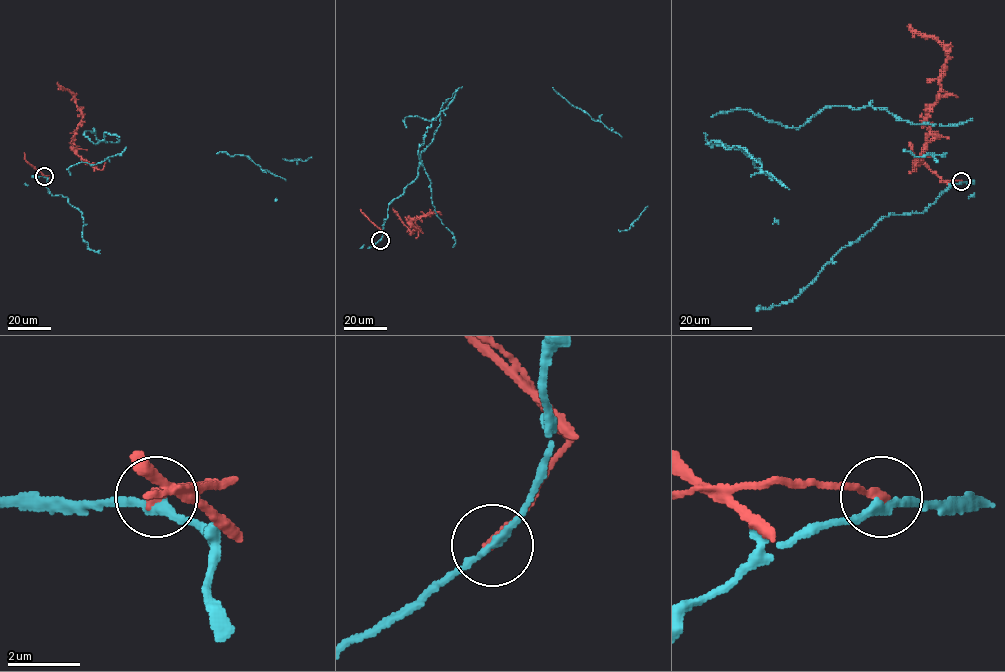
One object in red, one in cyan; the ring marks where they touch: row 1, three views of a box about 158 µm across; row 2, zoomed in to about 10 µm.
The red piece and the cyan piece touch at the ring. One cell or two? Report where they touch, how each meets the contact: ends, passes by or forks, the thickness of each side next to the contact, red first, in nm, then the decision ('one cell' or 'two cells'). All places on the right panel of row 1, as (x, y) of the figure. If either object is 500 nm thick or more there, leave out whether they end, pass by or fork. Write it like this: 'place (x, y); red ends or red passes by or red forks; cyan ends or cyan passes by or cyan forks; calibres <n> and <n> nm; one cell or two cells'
place (961, 181); red ends; cyan passes by; calibres 240 and 220 nm; two cells

